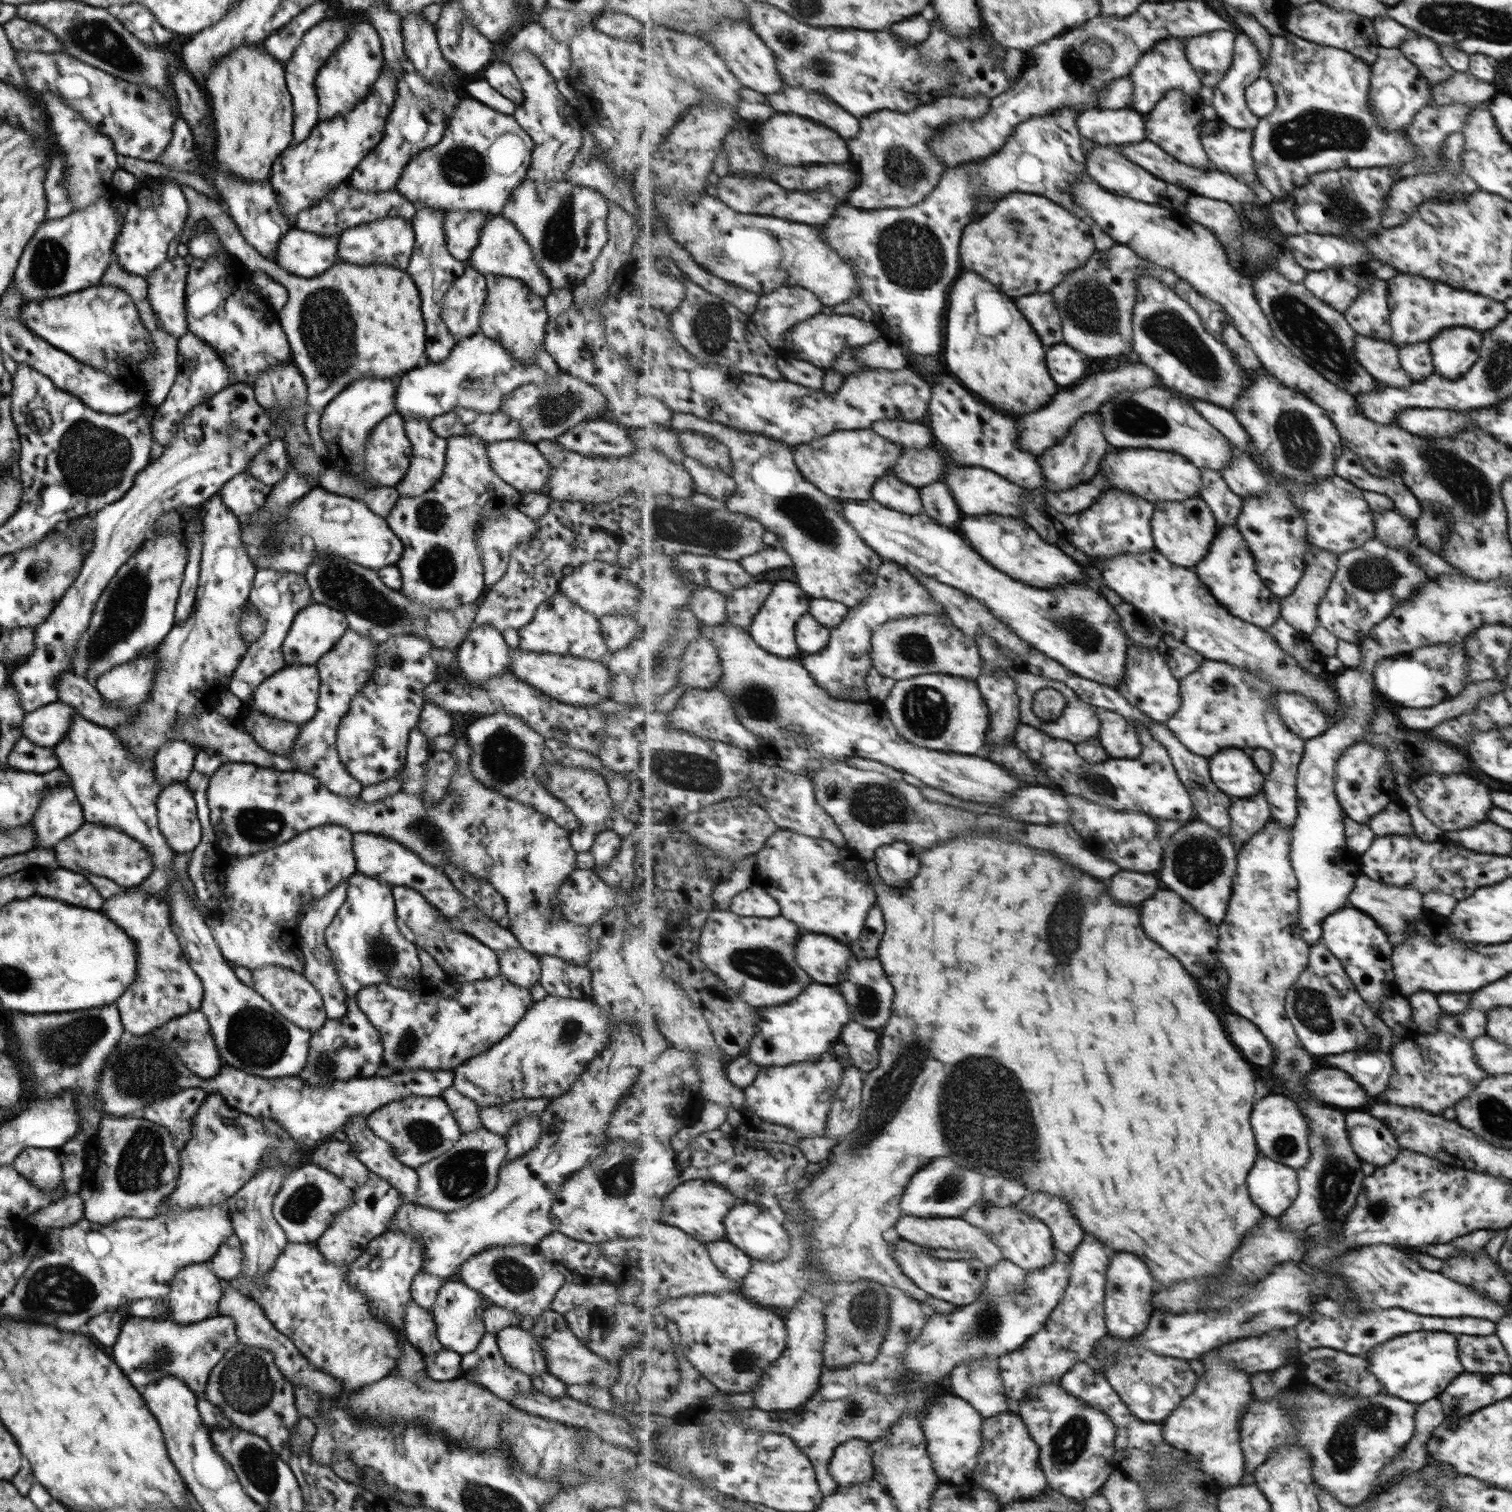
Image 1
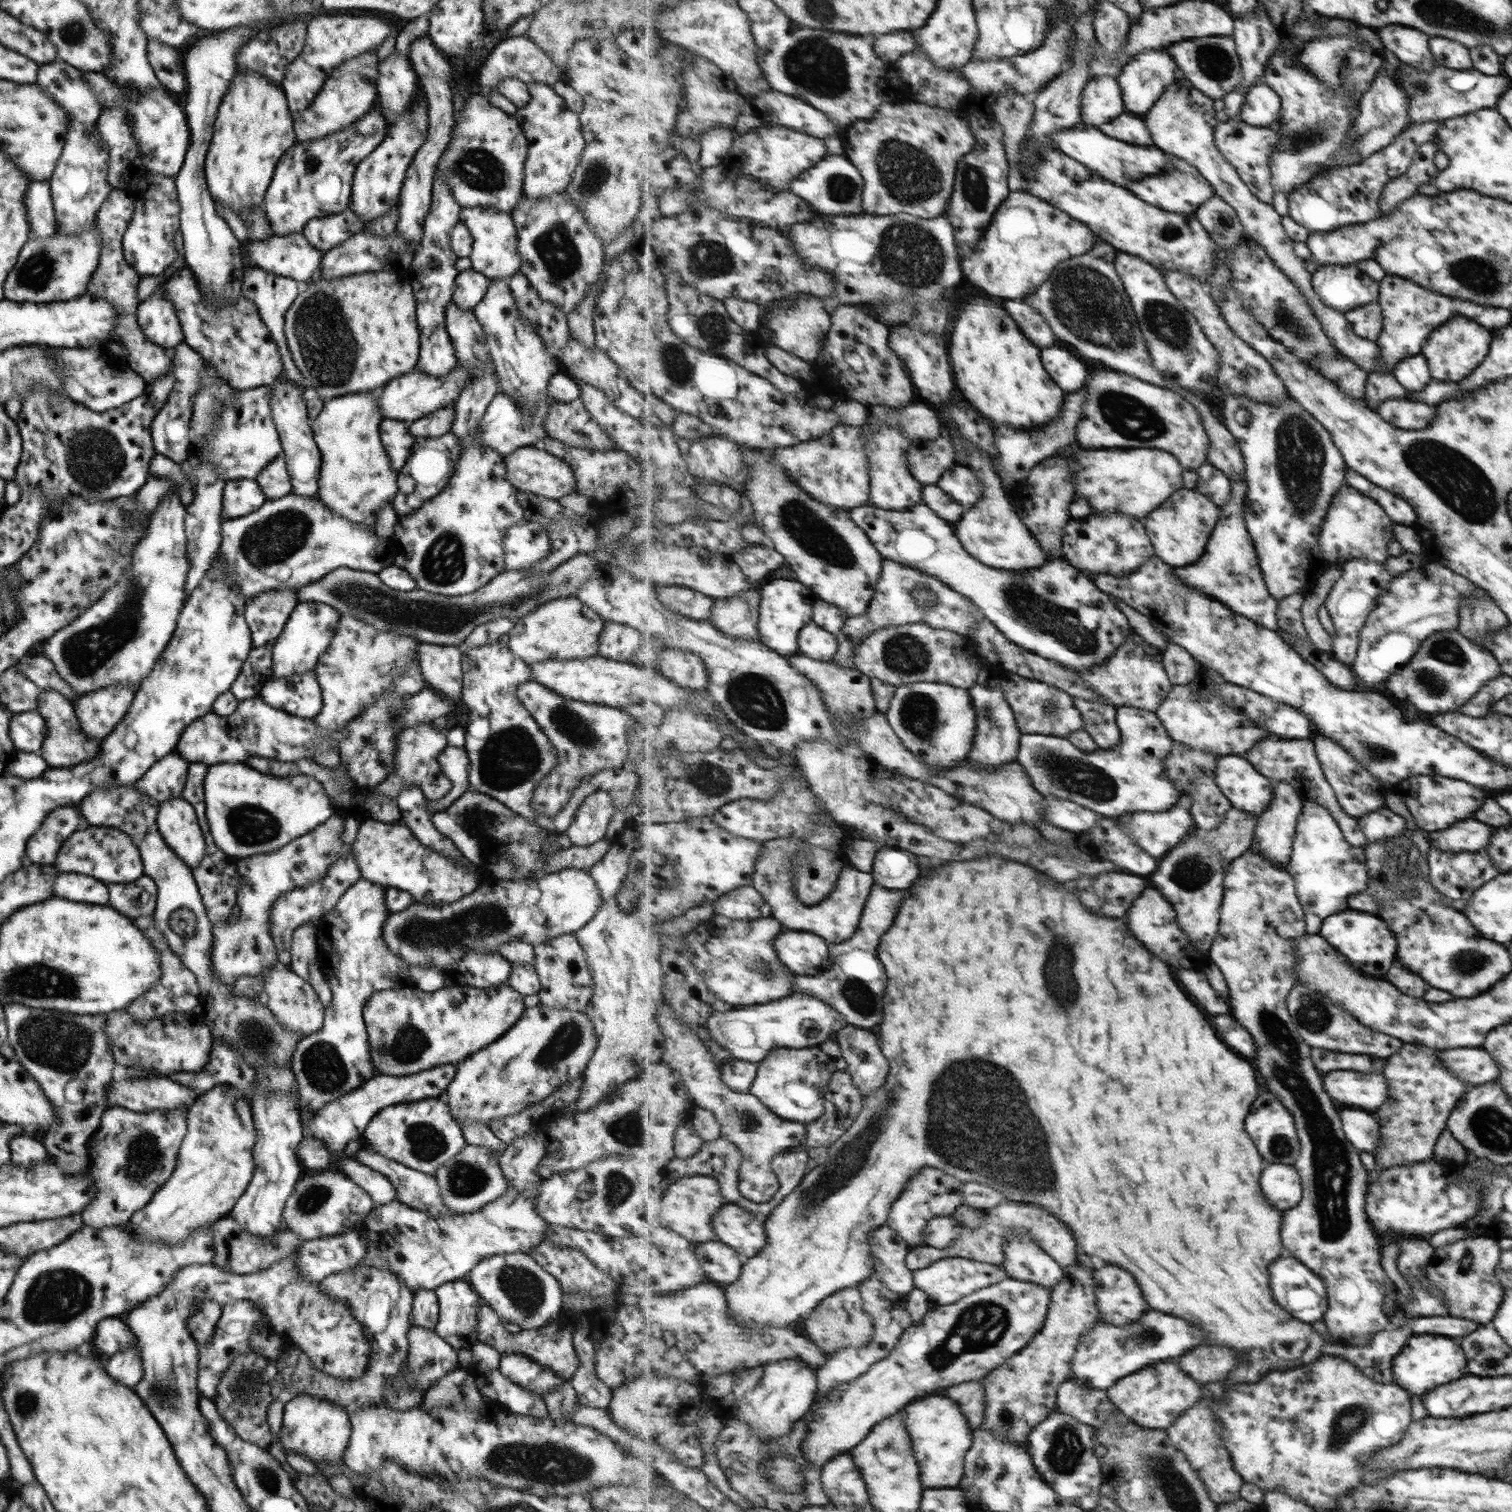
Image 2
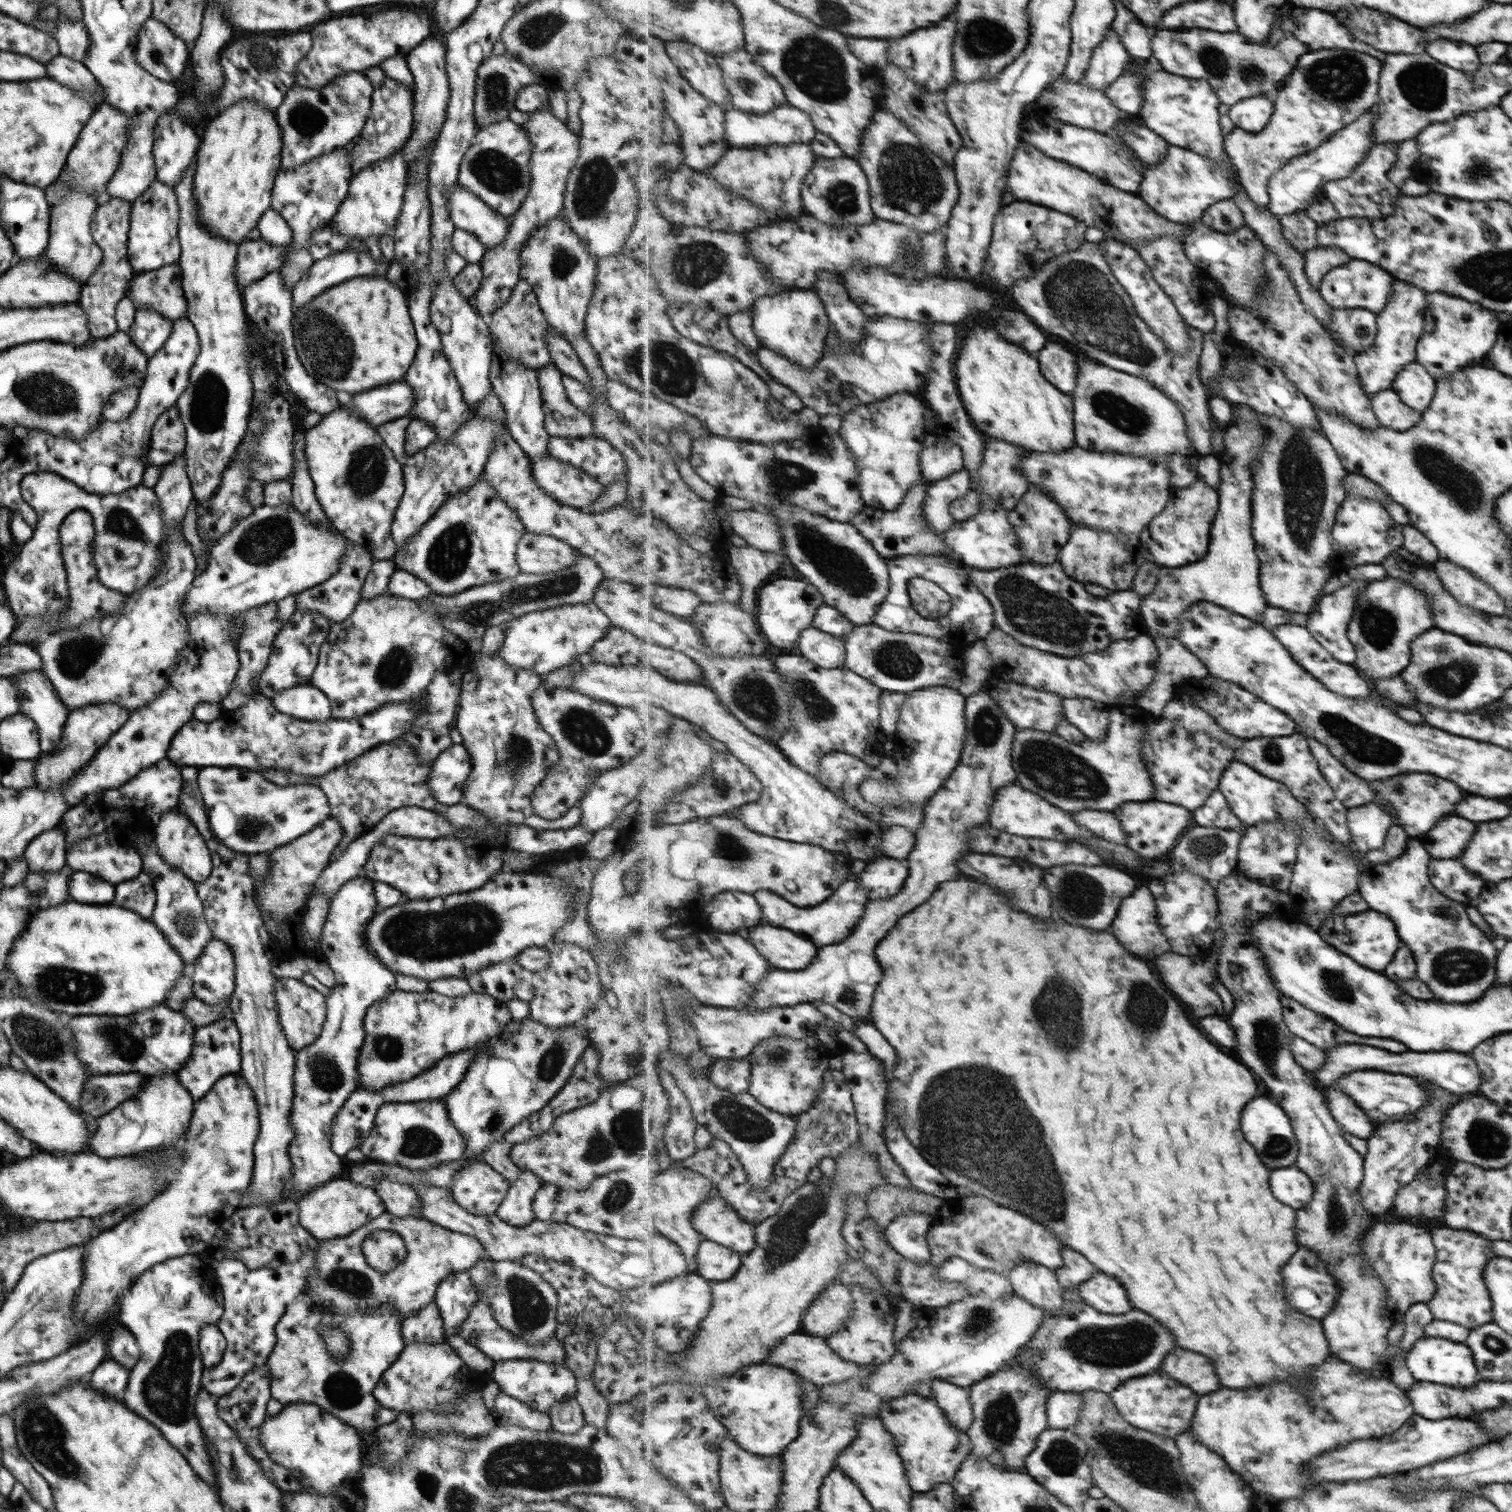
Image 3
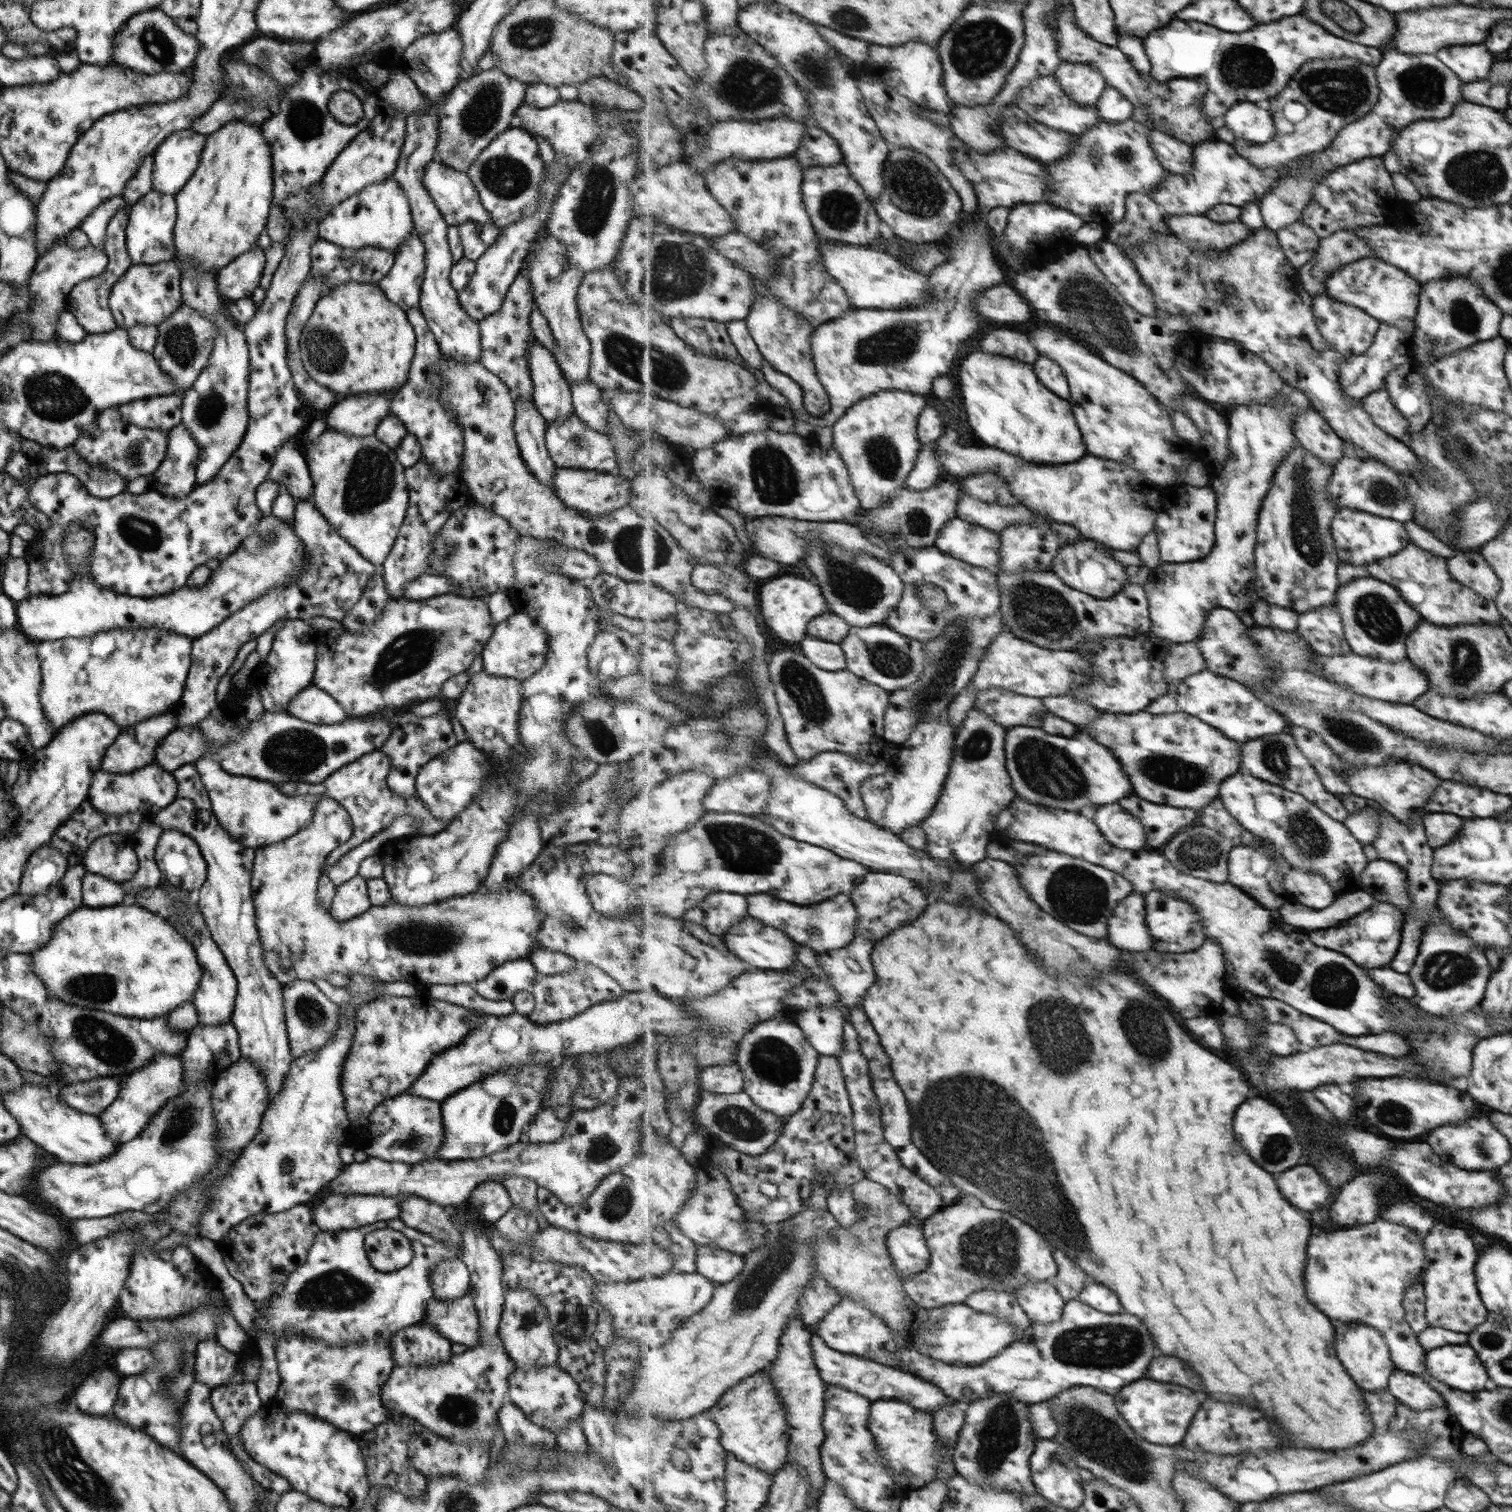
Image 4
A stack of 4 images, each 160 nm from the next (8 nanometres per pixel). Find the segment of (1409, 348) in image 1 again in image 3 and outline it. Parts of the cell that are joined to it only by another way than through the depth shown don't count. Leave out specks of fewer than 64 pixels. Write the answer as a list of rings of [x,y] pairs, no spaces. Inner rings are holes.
[[[1418,362],[1406,364],[1395,375],[1393,392],[1407,407],[1423,413],[1433,401],[1435,378],[1430,375]]]

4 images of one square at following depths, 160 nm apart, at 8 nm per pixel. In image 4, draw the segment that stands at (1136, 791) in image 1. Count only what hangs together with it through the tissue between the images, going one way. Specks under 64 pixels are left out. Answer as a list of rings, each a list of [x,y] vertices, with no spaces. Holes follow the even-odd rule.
[[[1014,726],[1006,736],[1006,767],[1018,796],[1051,808],[1079,813],[1081,808],[1117,803],[1135,794],[1126,769],[1111,749],[1090,734],[1074,737],[1049,734],[1043,727]]]

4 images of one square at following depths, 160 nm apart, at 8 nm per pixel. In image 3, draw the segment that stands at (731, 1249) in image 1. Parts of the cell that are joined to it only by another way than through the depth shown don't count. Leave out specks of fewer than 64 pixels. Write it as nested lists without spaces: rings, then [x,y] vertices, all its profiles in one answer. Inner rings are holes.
[[[703,1240],[698,1250],[699,1275],[714,1282],[733,1278],[741,1268],[744,1255],[716,1242]]]

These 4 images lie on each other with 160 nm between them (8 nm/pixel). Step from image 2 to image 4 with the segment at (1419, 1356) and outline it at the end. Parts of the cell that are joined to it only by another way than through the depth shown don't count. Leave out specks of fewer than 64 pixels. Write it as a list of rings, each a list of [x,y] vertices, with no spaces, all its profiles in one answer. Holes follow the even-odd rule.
[[[1447,1344],[1425,1352],[1427,1372],[1447,1384],[1448,1387],[1463,1391],[1477,1392],[1485,1386],[1485,1368],[1469,1345]]]

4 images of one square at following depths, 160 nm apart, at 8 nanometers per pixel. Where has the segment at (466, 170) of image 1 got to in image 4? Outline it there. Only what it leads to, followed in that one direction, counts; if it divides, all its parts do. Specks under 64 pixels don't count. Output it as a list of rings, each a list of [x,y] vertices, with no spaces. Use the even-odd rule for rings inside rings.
[[[510,127],[491,139],[464,173],[473,183],[490,222],[503,229],[536,211],[543,166],[534,138],[524,129]]]

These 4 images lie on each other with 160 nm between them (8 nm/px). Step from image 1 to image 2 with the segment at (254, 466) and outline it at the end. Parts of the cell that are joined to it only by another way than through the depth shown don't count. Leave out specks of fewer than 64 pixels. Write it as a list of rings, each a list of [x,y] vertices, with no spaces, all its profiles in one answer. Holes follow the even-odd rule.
[[[281,453],[263,470],[260,470],[260,474],[254,478],[254,481],[265,495],[266,500],[281,498],[292,490]]]

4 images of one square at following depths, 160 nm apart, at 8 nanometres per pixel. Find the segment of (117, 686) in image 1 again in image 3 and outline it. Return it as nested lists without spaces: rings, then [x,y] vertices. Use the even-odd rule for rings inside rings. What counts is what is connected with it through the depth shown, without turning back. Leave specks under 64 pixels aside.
[[[111,702],[87,704],[70,710],[65,719],[61,740],[59,740],[56,751],[49,752],[49,754],[40,752],[32,760],[34,785],[38,788],[60,788],[62,784],[67,784],[70,776],[73,776],[84,764],[93,759],[98,749],[103,747],[109,737],[127,720],[128,714],[128,710]]]

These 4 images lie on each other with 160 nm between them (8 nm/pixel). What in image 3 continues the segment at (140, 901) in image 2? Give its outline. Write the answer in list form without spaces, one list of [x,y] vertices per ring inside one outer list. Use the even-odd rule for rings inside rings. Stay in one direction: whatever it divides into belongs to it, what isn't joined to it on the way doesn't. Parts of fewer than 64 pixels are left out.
[[[142,870],[134,879],[115,884],[112,902],[115,906],[137,912],[143,918],[150,918],[155,904],[155,892],[147,873]]]

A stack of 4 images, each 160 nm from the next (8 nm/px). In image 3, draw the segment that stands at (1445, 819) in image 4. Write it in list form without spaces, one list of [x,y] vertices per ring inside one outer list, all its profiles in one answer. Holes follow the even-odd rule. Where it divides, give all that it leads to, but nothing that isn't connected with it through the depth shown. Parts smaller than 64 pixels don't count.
[[[1447,816],[1447,820],[1439,820],[1435,828],[1421,834],[1417,840],[1424,845],[1430,853],[1431,859],[1455,858],[1461,854],[1475,830],[1475,824],[1459,818],[1459,816]]]

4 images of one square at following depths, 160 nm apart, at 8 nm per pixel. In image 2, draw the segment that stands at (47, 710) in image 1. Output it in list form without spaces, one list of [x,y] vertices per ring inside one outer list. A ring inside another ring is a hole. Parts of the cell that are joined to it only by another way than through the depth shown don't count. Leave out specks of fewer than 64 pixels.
[[[36,710],[11,715],[7,736],[13,744],[13,749],[36,753],[41,748],[45,735],[43,717],[39,716]]]

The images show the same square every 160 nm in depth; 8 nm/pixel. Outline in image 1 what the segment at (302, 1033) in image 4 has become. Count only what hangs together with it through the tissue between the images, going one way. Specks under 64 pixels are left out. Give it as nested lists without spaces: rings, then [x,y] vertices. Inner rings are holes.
[[[265,965],[251,970],[252,989],[262,996],[285,1020],[305,1030],[316,1032],[328,1022],[317,989],[301,974],[288,968]]]

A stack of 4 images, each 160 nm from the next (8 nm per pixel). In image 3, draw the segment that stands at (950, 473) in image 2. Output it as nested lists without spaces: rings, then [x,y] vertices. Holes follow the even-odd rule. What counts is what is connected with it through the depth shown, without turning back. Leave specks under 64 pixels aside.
[[[966,468],[943,480],[931,482],[923,510],[930,527],[935,532],[948,531],[951,503],[966,497],[972,490],[972,476]]]

